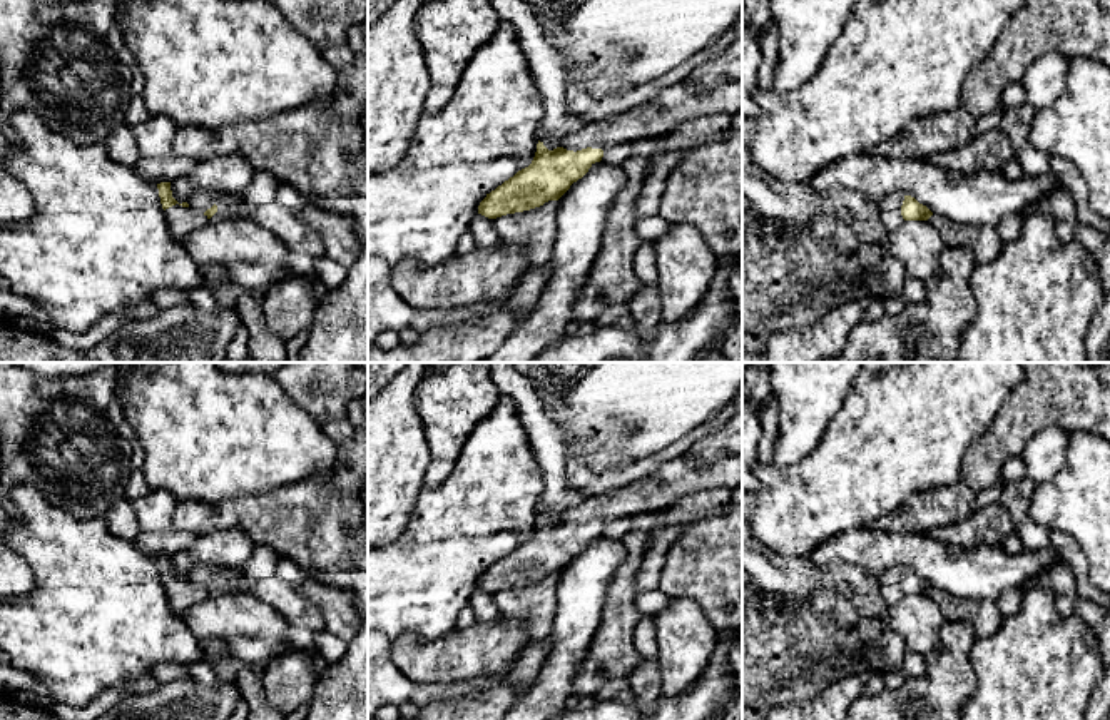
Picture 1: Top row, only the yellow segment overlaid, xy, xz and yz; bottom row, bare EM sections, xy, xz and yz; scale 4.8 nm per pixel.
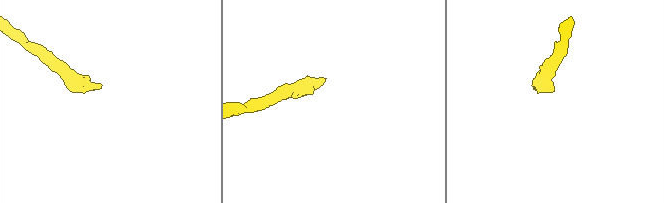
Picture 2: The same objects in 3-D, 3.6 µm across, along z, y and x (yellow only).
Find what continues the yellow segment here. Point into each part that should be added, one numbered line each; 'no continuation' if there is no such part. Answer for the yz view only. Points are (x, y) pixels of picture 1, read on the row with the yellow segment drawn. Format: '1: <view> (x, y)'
1: yz (890, 207)

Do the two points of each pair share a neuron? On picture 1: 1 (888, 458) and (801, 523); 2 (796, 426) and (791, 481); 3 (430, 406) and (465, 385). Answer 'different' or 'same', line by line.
1: same
2: different
3: same

